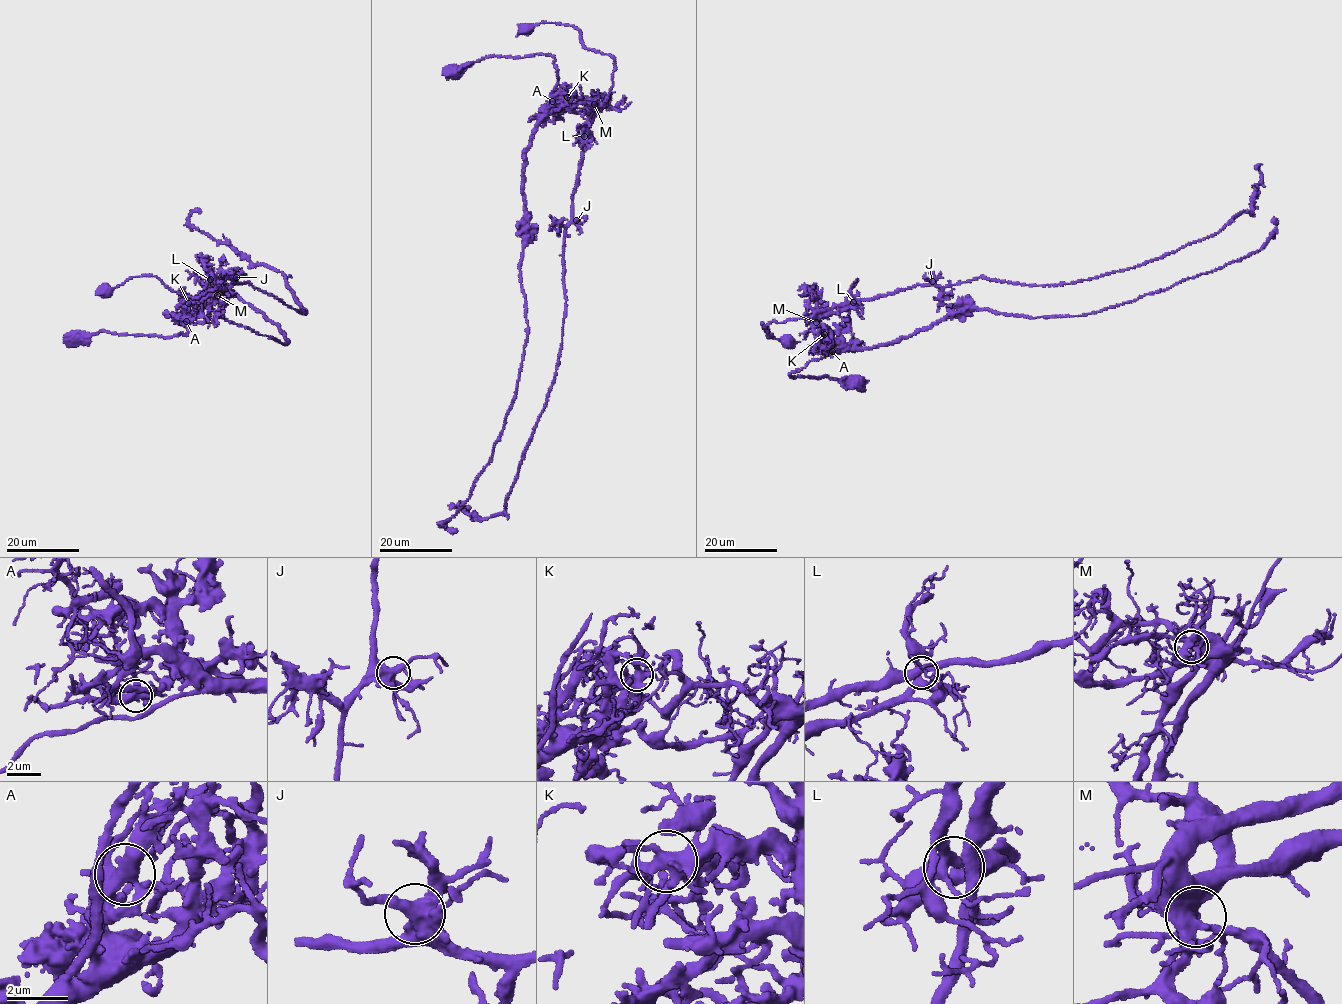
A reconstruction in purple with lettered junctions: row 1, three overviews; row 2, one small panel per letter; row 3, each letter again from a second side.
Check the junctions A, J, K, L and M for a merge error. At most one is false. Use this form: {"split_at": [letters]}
{"split_at": ["K"]}

